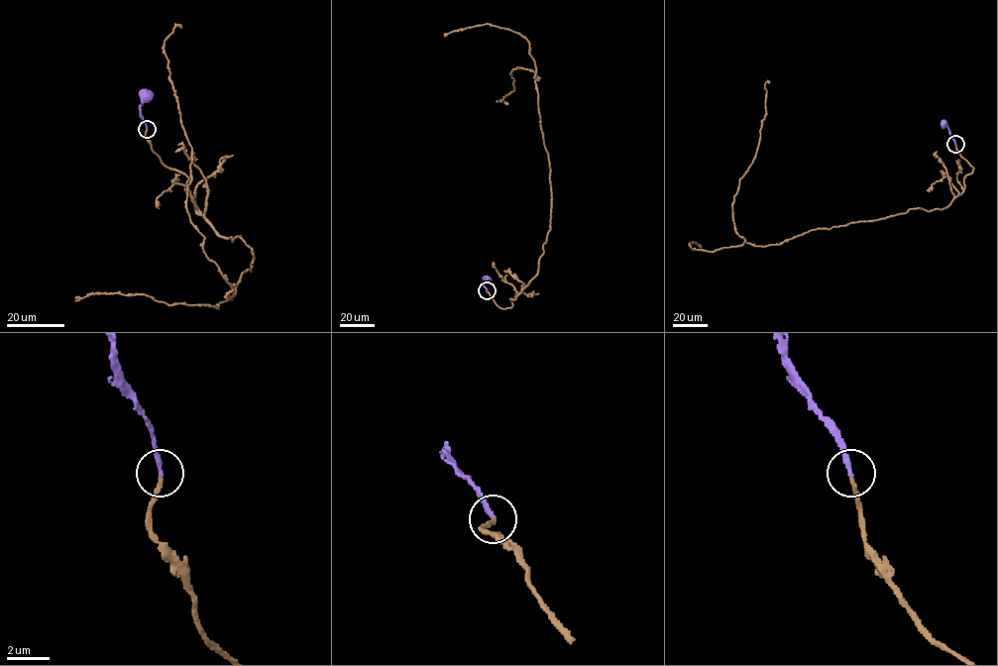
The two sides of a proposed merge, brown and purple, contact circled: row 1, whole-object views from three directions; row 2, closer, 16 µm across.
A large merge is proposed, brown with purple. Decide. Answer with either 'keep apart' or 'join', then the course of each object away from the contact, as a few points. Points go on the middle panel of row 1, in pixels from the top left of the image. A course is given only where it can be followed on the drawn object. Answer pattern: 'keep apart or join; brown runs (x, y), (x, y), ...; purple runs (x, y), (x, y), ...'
join; brown runs (487, 290), (510, 308), (550, 229), (532, 70), (512, 69), (514, 90), (498, 101), (507, 104); purple runs (487, 290), (483, 284), (488, 278)

